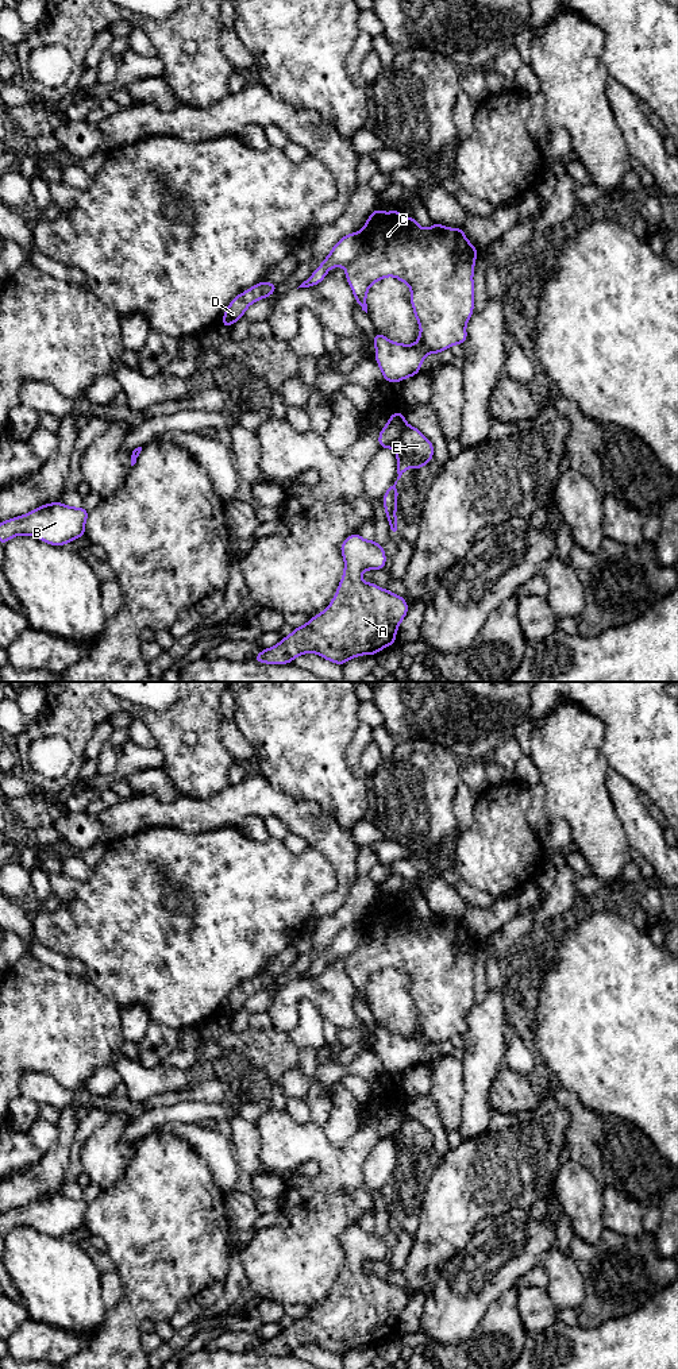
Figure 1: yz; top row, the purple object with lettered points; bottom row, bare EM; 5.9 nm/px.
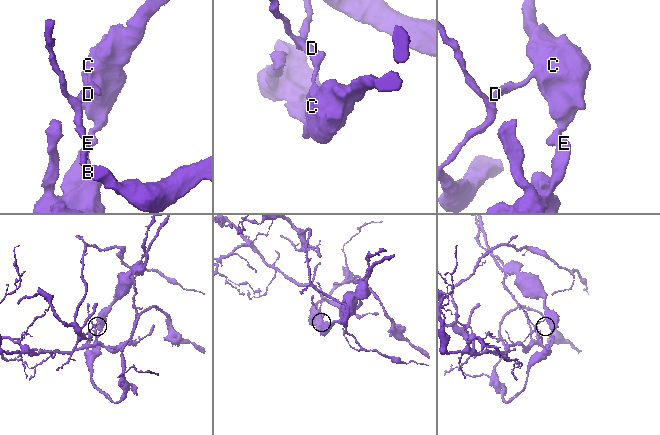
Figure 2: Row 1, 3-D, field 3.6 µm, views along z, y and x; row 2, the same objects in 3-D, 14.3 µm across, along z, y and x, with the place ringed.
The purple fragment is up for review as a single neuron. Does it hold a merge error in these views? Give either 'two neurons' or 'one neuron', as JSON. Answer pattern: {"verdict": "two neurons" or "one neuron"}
{"verdict": "two neurons"}

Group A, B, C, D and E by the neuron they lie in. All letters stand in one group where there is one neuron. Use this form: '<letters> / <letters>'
A E / B C D

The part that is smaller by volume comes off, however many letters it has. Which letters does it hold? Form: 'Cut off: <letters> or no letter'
Cut off: A, E

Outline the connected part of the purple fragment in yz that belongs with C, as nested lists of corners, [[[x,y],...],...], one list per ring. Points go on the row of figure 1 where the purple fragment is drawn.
[[[375,207],[363,228],[343,236],[298,288],[315,286],[332,267],[342,266],[355,301],[367,313],[366,296],[374,282],[385,277],[396,277],[405,282],[411,289],[411,304],[420,325],[417,342],[401,344],[377,332],[373,339],[375,360],[384,379],[390,383],[400,382],[419,374],[427,354],[438,354],[466,342],[466,324],[474,309],[473,274],[477,250],[467,240],[463,228],[448,228],[434,223],[425,230],[416,223],[415,217],[402,216],[397,208],[393,212],[382,212]]]

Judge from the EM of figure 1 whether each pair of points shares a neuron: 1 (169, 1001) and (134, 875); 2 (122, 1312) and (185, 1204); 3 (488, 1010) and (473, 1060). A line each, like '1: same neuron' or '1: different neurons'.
1: same neuron
2: same neuron
3: same neuron

